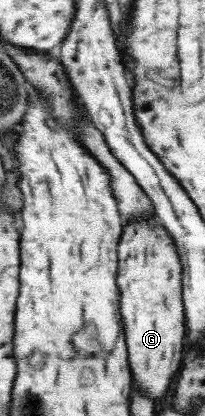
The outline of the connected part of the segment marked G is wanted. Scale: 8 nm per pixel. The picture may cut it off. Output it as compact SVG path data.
M157 216L133 219L127 227L123 223L123 236L117 246L120 256L120 270L117 270L117 286L120 286L121 313L124 316L126 338L128 340L129 364L133 371L134 390L157 400L163 398L181 366L187 338L187 318L184 303L184 268L181 255L173 235Z

